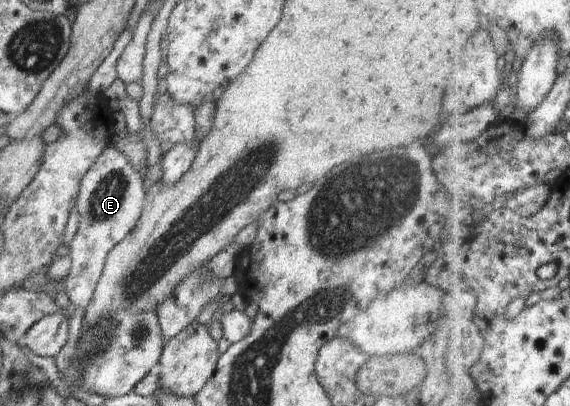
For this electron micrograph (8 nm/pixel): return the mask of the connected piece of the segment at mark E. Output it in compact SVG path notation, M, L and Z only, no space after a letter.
M106 147L82 177L74 205L80 215L79 227L67 246L72 263L64 278L63 292L73 303L72 307L88 307L109 252L137 225L145 194L143 176L117 148Z

